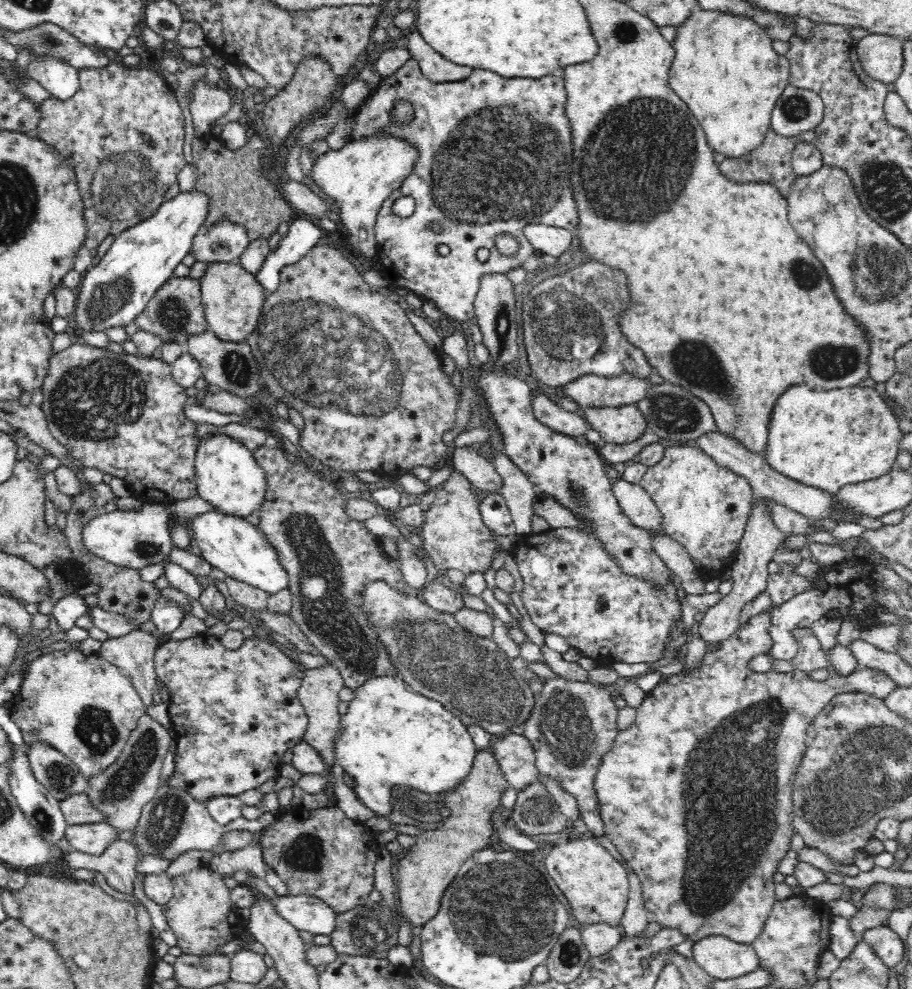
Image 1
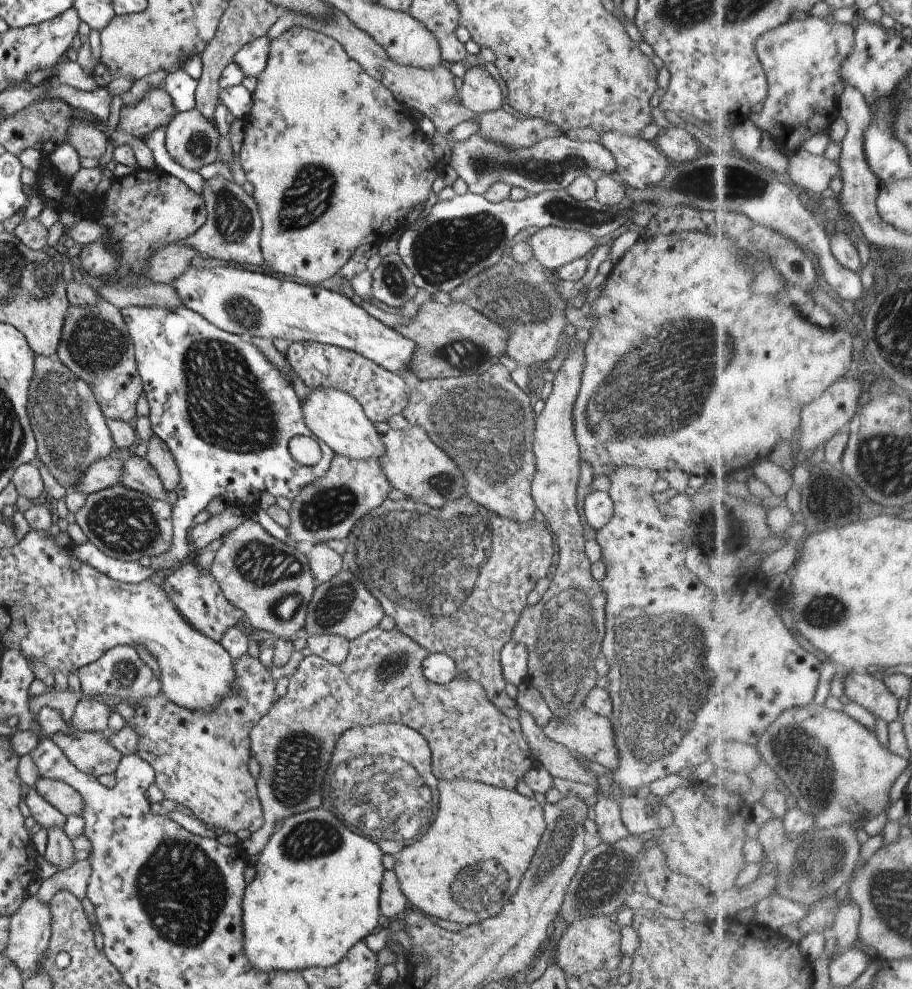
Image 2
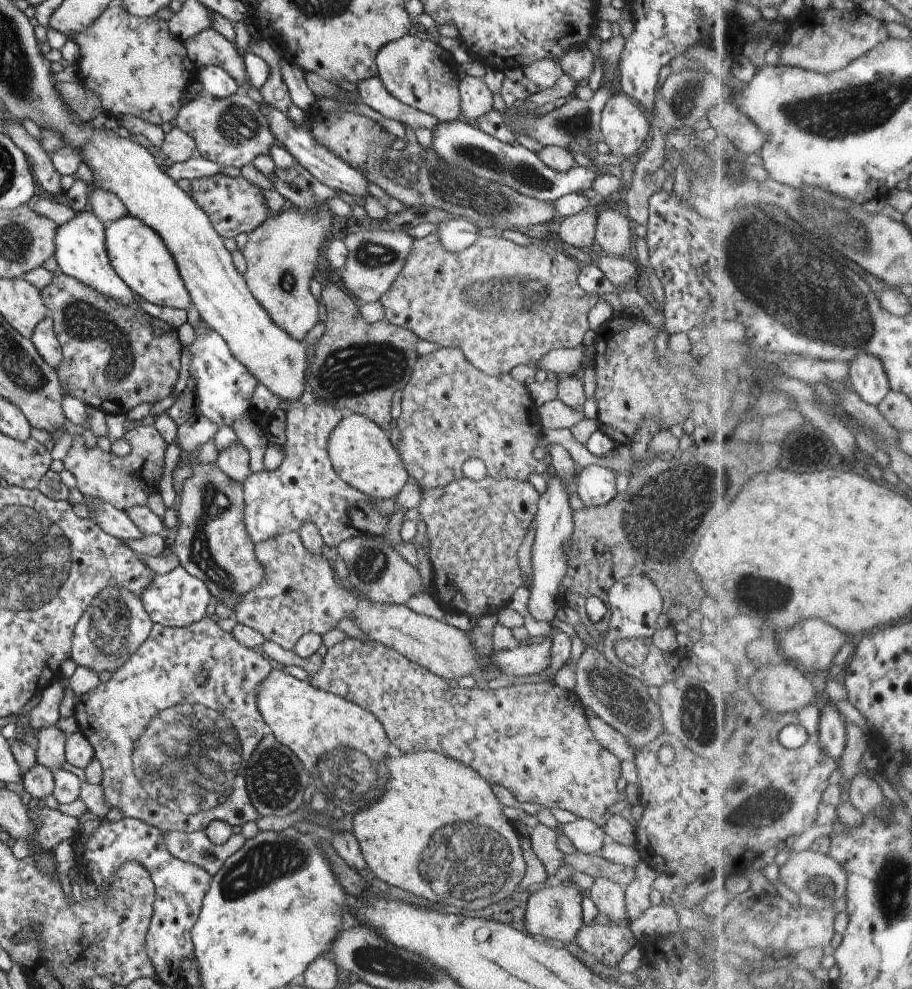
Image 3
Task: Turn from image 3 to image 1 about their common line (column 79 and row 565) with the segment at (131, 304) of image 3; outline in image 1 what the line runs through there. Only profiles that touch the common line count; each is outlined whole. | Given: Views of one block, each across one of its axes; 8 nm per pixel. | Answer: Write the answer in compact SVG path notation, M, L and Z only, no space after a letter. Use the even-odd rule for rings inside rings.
M211 511L198 516L187 525L194 530L201 557L212 567L225 572L228 577L259 588L269 595L289 588L290 575L282 567L276 549L246 520L226 517Z

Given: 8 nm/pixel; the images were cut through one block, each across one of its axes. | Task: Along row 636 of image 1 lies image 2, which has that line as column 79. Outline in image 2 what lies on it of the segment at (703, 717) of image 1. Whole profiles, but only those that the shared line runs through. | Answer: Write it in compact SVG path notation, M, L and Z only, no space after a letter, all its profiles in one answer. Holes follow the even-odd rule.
M69 722L66 725L67 732L54 730L49 736L64 757L77 770L95 778L113 773L122 754L112 748L101 731L84 733Z

